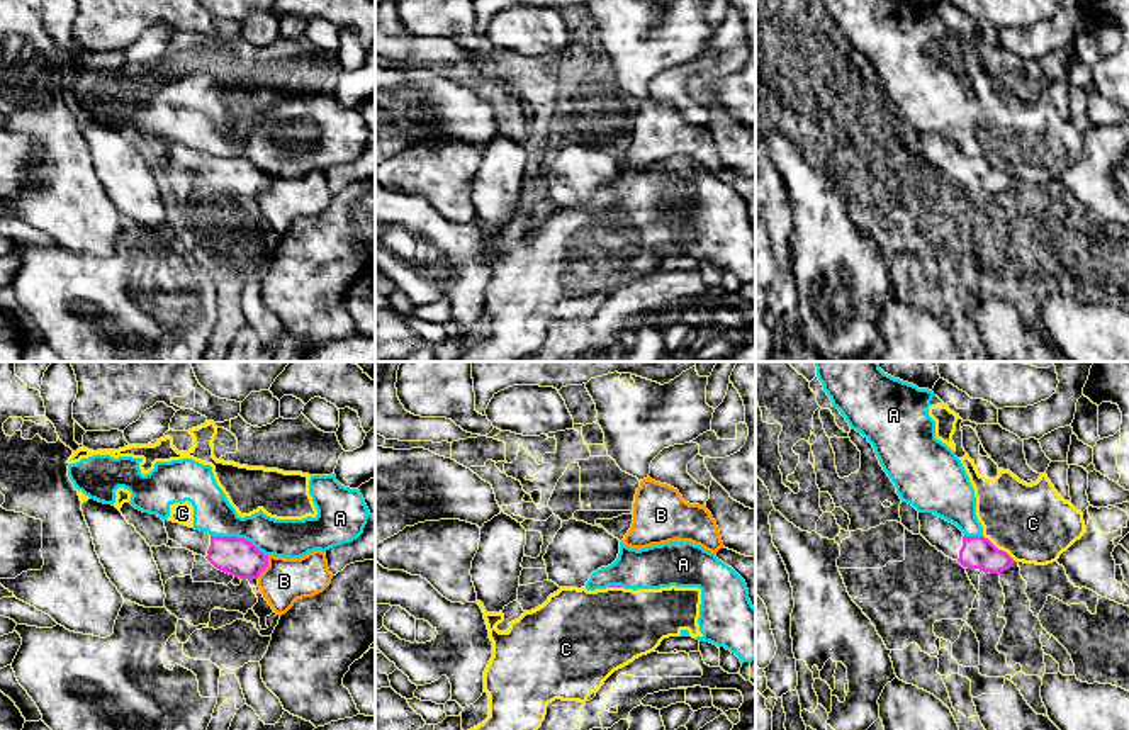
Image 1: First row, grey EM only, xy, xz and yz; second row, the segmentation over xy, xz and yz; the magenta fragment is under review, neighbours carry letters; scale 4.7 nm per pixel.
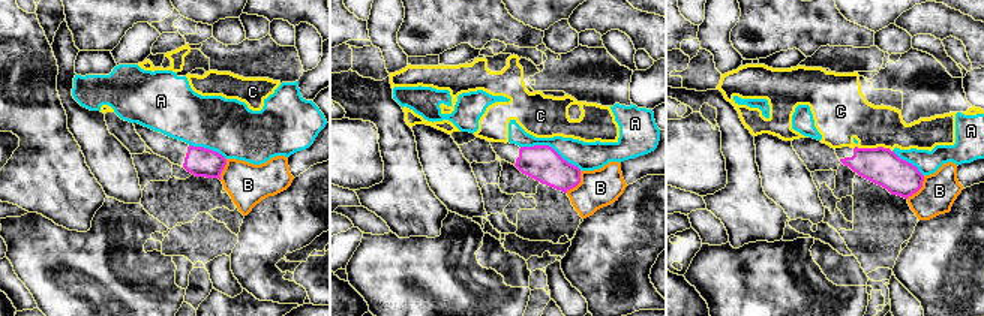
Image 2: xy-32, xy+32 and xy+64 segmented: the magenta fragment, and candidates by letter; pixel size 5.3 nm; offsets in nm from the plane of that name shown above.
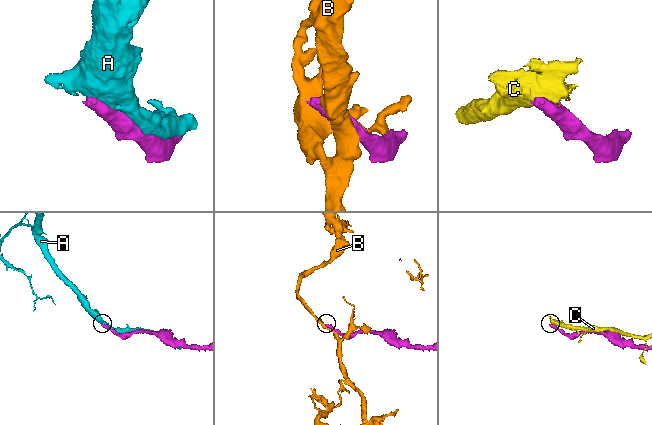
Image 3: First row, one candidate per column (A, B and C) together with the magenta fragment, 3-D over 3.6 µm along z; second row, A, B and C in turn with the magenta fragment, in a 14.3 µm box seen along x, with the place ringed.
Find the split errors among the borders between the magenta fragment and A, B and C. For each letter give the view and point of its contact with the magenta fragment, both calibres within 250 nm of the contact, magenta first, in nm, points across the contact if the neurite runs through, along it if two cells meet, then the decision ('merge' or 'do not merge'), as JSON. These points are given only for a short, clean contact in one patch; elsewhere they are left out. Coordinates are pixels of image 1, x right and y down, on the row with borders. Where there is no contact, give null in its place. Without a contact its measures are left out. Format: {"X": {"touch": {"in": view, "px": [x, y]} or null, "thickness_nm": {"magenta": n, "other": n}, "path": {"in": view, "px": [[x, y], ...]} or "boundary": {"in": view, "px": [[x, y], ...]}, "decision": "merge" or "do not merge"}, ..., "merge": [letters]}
{"A": {"touch": {"in": "xy", "px": [240, 539]}, "thickness_nm": {"magenta": 180, "other": 190}, "decision": "do not merge"}, "B": {"touch": {"in": "xy", "px": [267, 566]}, "thickness_nm": {"magenta": 180, "other": 220}, "decision": "do not merge"}, "C": {"touch": {"in": "yz", "px": [1000, 550]}, "thickness_nm": {"magenta": 160, "other": 380}, "boundary": {"in": "yz", "px": [[983, 535], [1016, 561]]}, "decision": "do not merge"}, "merge": []}

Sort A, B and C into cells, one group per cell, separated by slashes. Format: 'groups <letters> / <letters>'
groups A C / B

